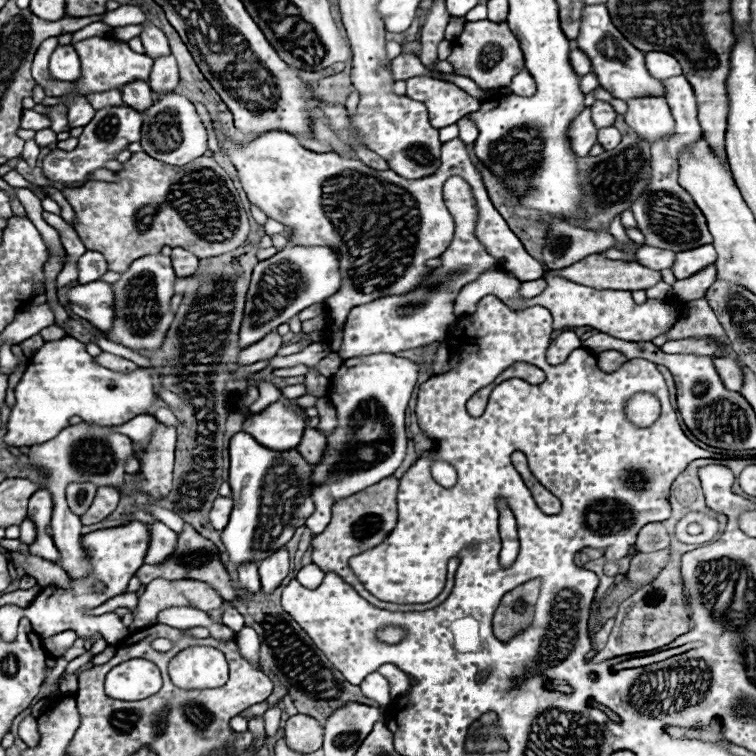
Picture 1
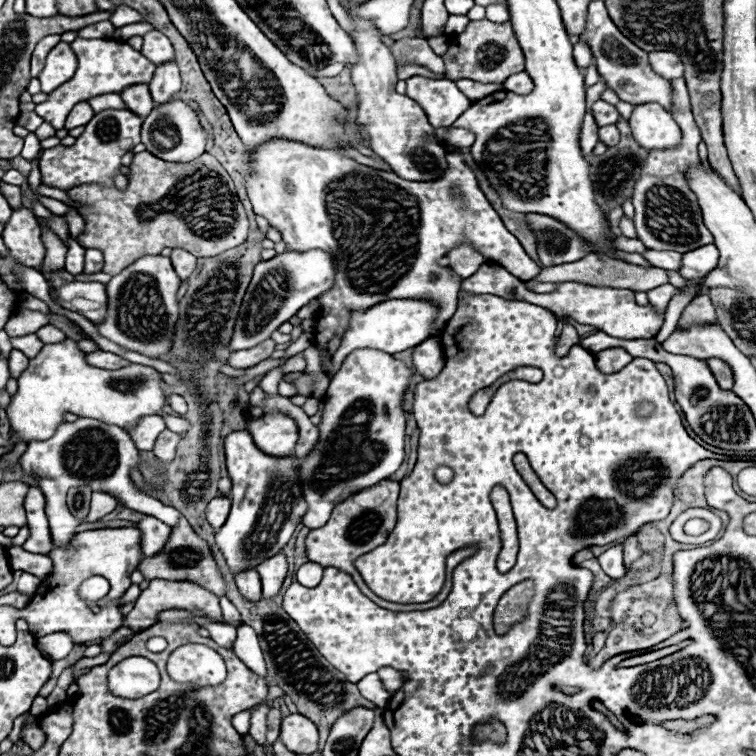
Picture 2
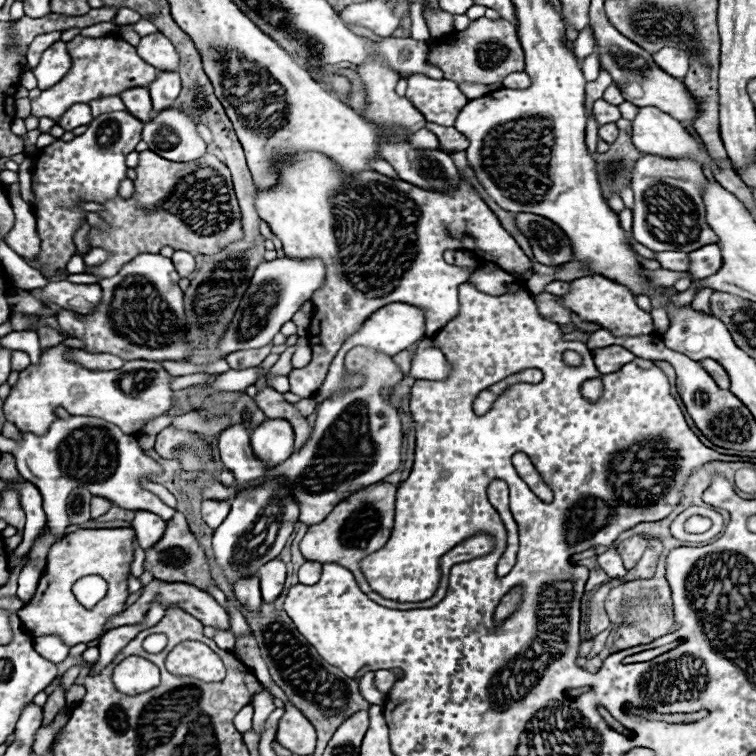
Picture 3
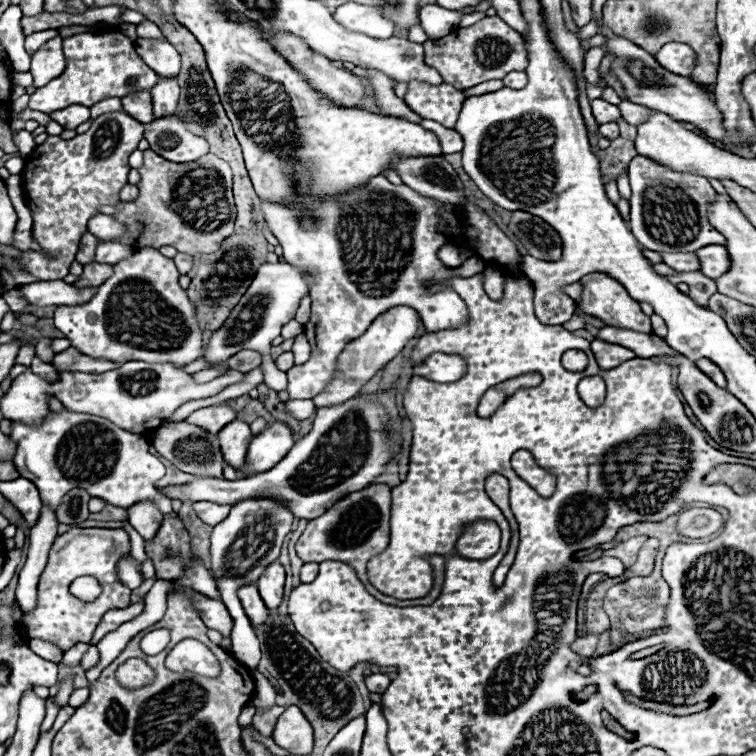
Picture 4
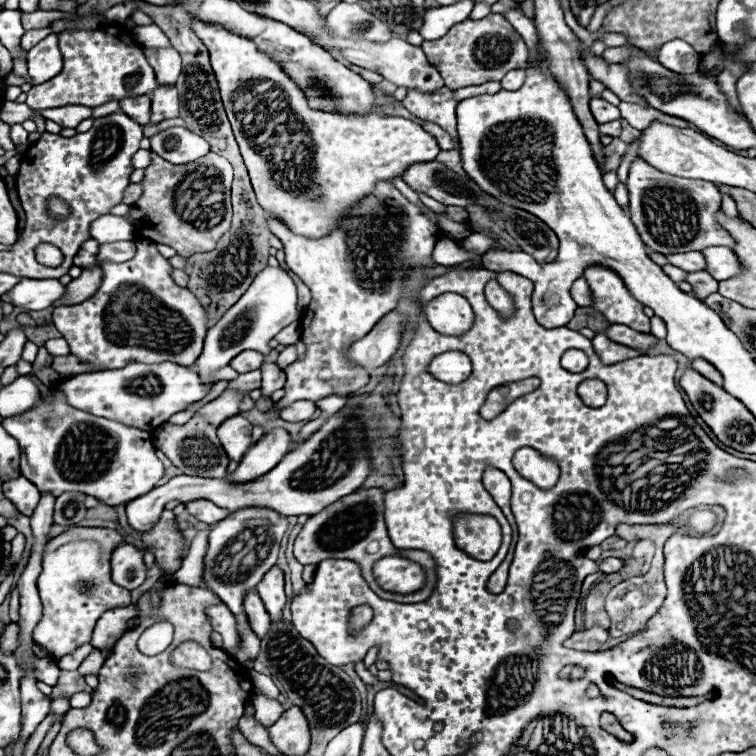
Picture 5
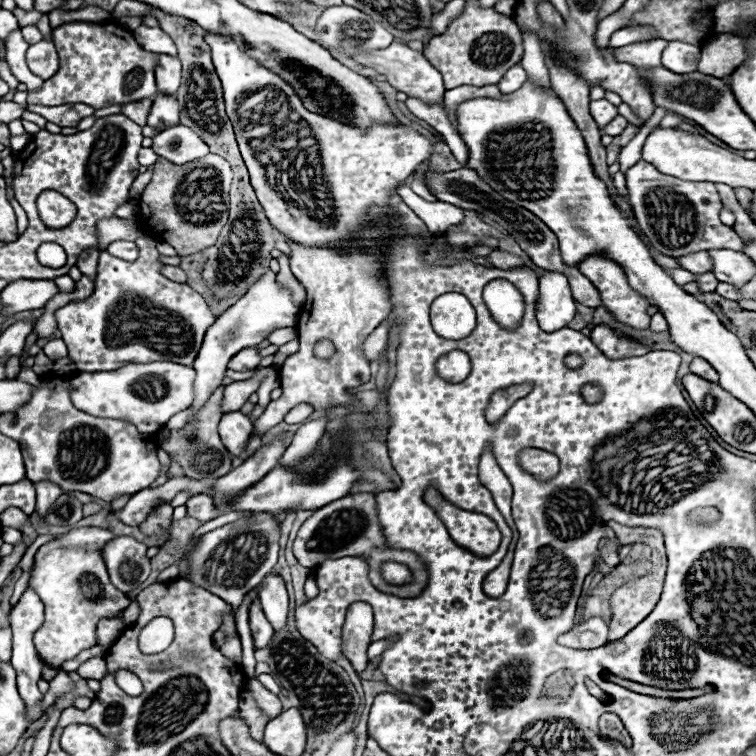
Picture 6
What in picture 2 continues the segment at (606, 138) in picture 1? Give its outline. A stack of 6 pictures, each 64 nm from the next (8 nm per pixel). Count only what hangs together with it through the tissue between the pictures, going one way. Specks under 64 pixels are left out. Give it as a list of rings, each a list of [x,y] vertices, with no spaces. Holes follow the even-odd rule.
[[[614,124],[602,126],[602,128],[598,130],[598,136],[600,136],[600,140],[602,140],[606,146],[616,146],[618,140],[620,140],[620,132],[618,132],[618,128],[616,128]]]

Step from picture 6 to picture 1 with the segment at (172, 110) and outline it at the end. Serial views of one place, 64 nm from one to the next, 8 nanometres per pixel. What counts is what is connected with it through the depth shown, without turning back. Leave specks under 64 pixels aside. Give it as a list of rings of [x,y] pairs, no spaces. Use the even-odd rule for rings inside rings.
[[[162,56],[160,60],[154,60],[152,76],[148,80],[148,84],[150,84],[154,94],[174,92],[178,82],[180,82],[180,76],[178,76],[178,68],[176,68],[174,56]]]

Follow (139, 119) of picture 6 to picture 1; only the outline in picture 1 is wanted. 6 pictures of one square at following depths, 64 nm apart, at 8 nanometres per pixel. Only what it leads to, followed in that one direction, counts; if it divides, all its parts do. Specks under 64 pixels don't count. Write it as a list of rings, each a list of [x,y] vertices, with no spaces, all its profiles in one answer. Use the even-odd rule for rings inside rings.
[[[134,80],[132,84],[126,84],[120,92],[122,92],[124,104],[138,112],[144,112],[146,108],[150,108],[154,104],[152,90],[150,90],[148,82],[144,82],[144,80]]]

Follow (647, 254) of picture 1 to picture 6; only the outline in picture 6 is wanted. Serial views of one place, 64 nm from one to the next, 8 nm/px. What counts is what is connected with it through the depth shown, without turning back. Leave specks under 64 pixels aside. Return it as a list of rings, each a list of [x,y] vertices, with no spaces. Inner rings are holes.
[[[704,250],[704,252],[696,252],[696,254],[688,254],[688,256],[680,256],[680,264],[682,268],[690,270],[690,272],[712,272],[712,256]]]

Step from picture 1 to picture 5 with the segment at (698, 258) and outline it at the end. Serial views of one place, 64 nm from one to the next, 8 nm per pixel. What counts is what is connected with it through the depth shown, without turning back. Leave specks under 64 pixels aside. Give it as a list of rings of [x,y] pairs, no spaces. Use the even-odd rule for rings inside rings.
[[[716,246],[716,248],[704,248],[704,256],[708,260],[708,272],[716,278],[716,280],[728,280],[734,276],[744,274],[744,266],[738,260],[738,256],[724,246]]]

